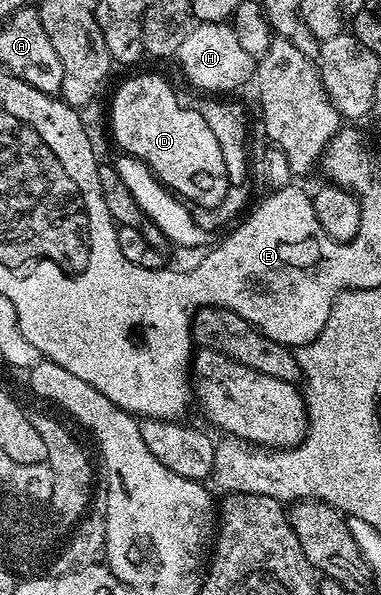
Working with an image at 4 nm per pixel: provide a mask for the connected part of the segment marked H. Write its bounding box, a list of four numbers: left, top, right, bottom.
[178,22,257,94]

